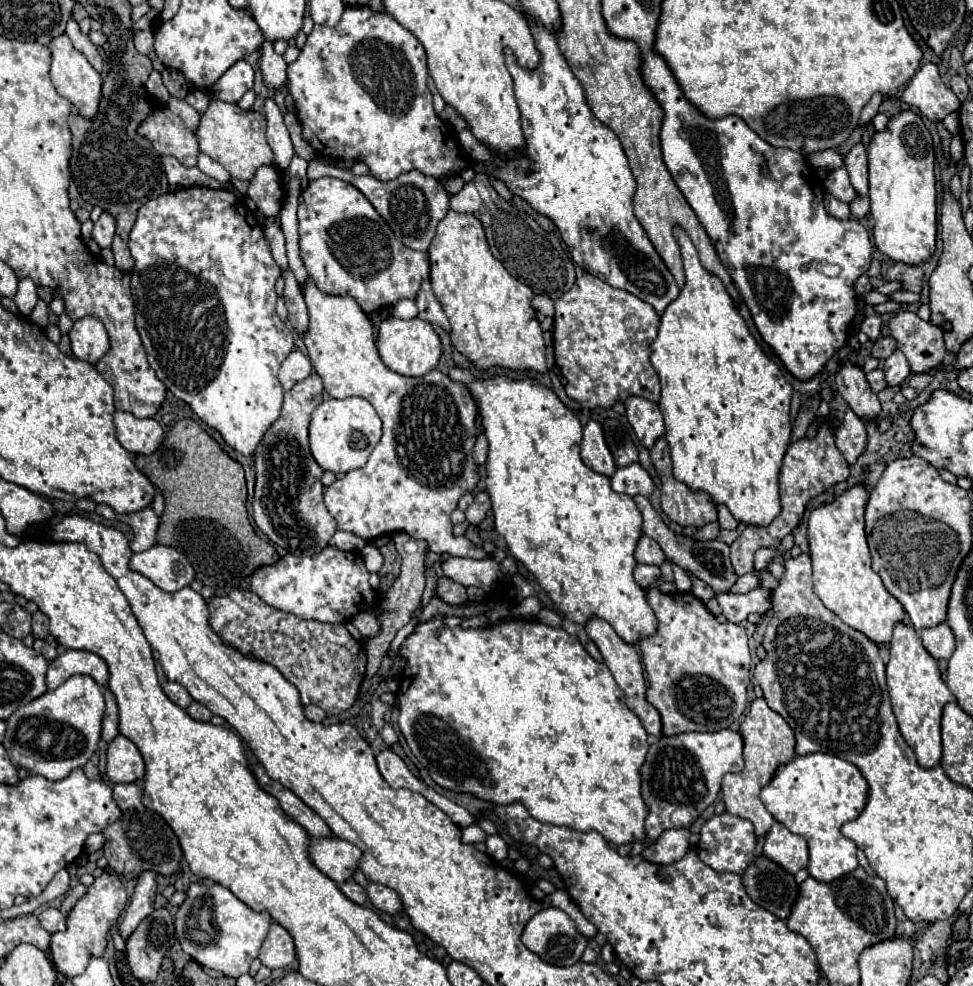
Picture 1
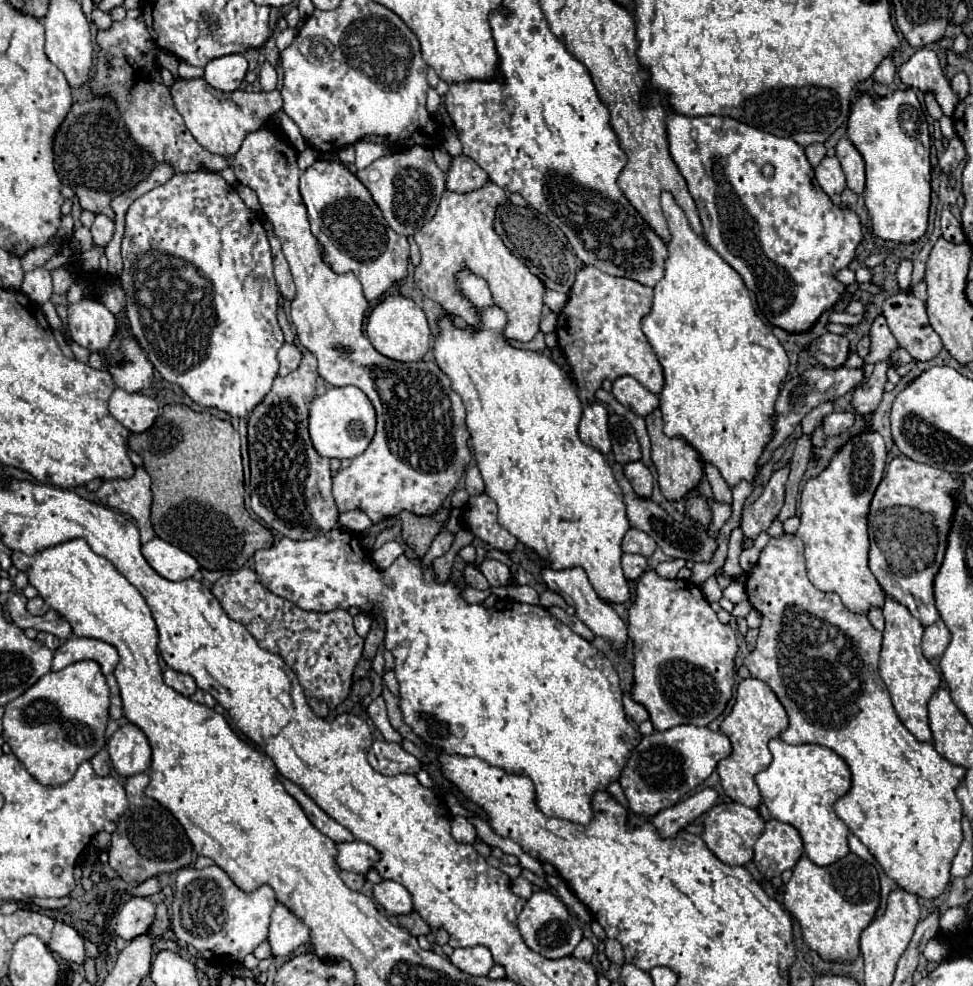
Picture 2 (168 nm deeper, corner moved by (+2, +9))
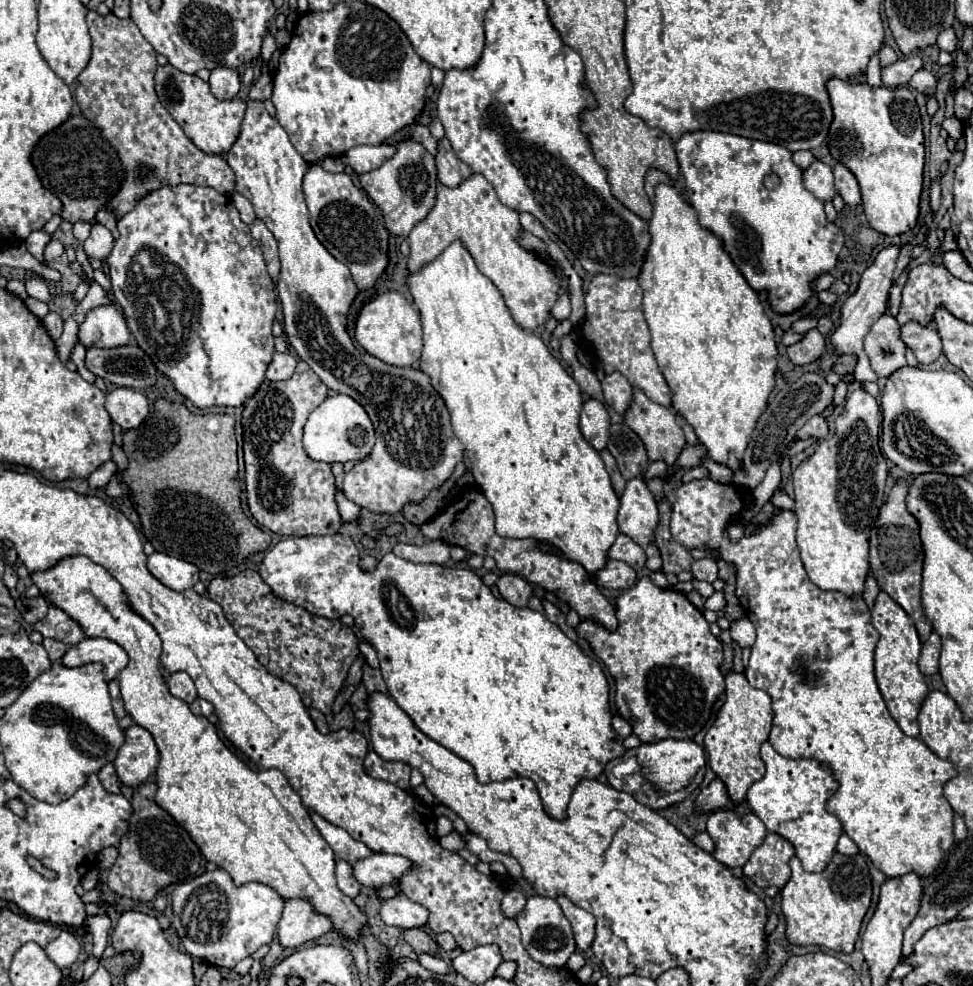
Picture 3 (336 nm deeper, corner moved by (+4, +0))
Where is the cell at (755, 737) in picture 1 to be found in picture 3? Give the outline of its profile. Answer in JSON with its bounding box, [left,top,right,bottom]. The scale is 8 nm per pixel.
[704,673,772,801]

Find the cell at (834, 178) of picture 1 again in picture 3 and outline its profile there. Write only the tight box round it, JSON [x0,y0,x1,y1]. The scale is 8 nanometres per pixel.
[802,161,836,201]

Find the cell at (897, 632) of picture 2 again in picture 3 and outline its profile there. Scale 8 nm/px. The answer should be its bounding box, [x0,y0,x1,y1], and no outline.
[872,591,928,737]

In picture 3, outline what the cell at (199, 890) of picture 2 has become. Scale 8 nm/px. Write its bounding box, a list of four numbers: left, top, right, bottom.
[172,867,284,969]

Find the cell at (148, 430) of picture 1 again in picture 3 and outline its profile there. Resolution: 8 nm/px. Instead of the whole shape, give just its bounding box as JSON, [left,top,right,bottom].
[106,387,150,429]

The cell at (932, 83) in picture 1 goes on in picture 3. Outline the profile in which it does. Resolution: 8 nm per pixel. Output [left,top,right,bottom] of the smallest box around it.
[882,53,922,87]

